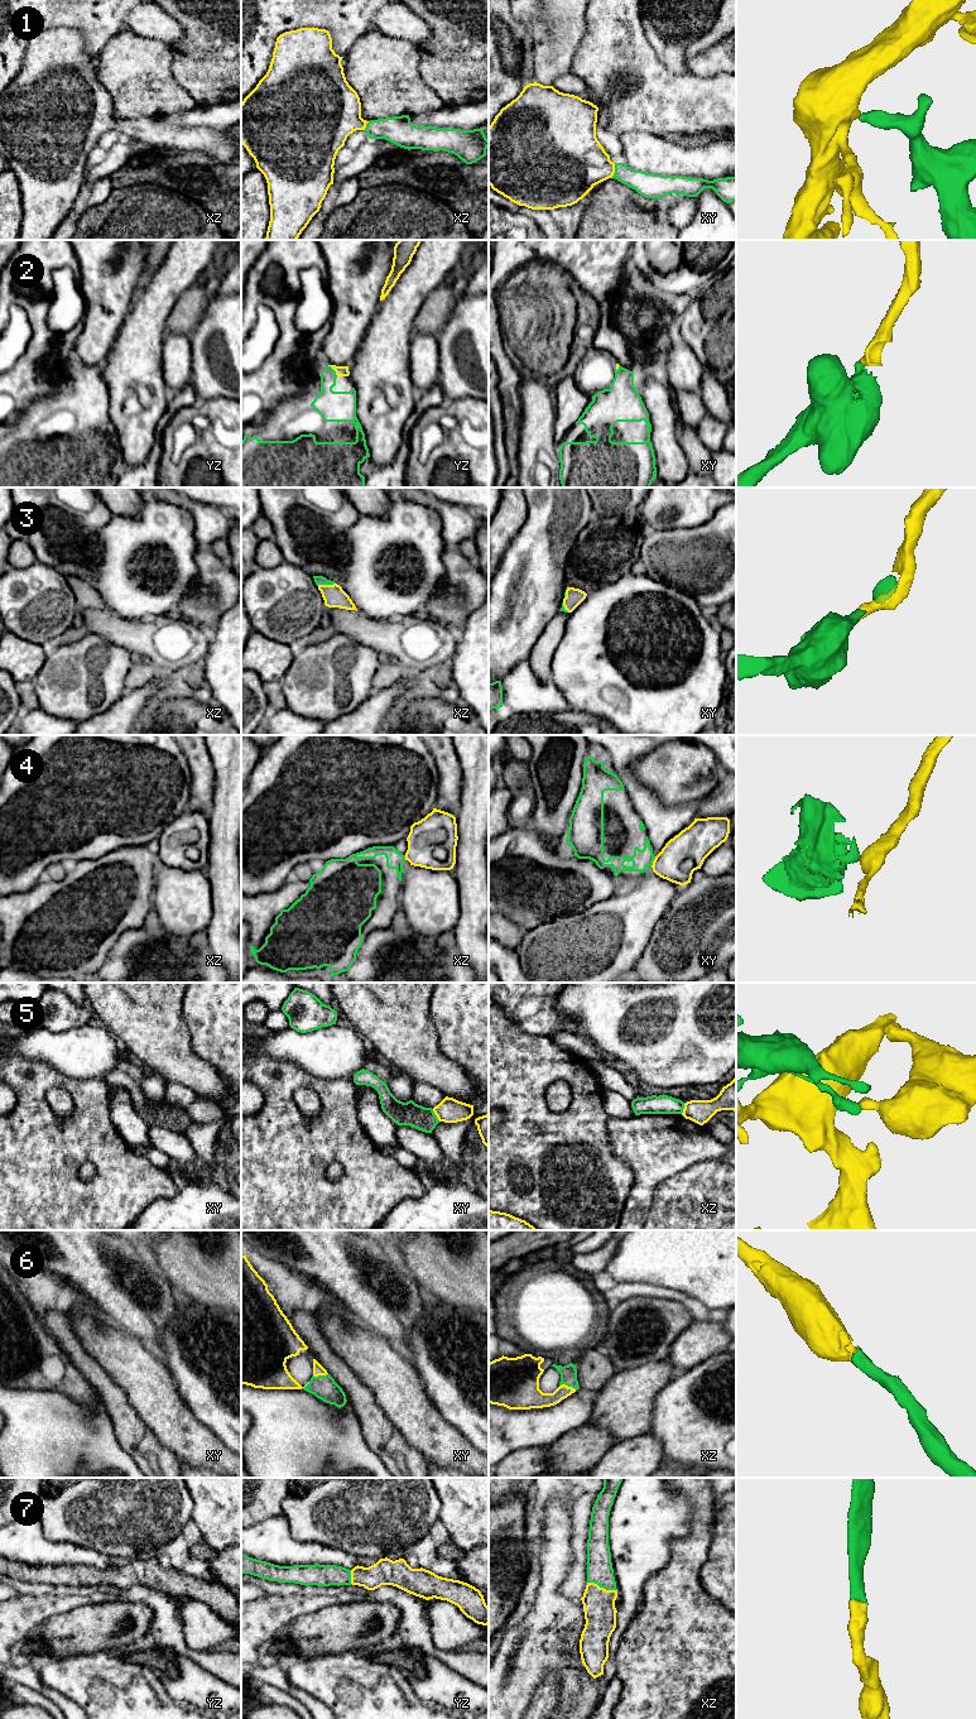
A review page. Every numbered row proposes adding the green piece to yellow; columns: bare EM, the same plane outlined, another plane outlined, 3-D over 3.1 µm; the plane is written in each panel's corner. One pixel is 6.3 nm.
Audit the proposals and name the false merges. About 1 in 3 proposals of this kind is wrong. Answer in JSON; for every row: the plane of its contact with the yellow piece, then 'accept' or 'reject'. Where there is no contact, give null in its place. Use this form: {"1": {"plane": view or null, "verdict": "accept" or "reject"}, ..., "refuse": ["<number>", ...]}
{"1": {"plane": "xy", "verdict": "accept"}, "2": {"plane": "yz", "verdict": "accept"}, "3": {"plane": "xz", "verdict": "accept"}, "4": {"plane": "xy", "verdict": "reject"}, "5": {"plane": "xy", "verdict": "reject"}, "6": {"plane": "xz", "verdict": "accept"}, "7": {"plane": "xz", "verdict": "accept"}, "refuse": ["4", "5"]}

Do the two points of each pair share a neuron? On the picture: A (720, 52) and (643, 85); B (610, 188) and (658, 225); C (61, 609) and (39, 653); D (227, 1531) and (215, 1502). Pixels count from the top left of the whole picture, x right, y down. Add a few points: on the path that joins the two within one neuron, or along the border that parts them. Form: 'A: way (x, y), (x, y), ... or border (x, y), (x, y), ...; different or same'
A: border (686, 70), (698, 76), (715, 76); different
B: way (621, 200), (647, 225); same
C: border (15, 634), (47, 647); different
D: way (227, 1523), (227, 1516), (221, 1509); same

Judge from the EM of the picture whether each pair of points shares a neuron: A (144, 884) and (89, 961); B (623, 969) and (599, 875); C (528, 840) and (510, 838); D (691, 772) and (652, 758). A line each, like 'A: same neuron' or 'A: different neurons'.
A: same neuron
B: different neurons
C: same neuron
D: same neuron

